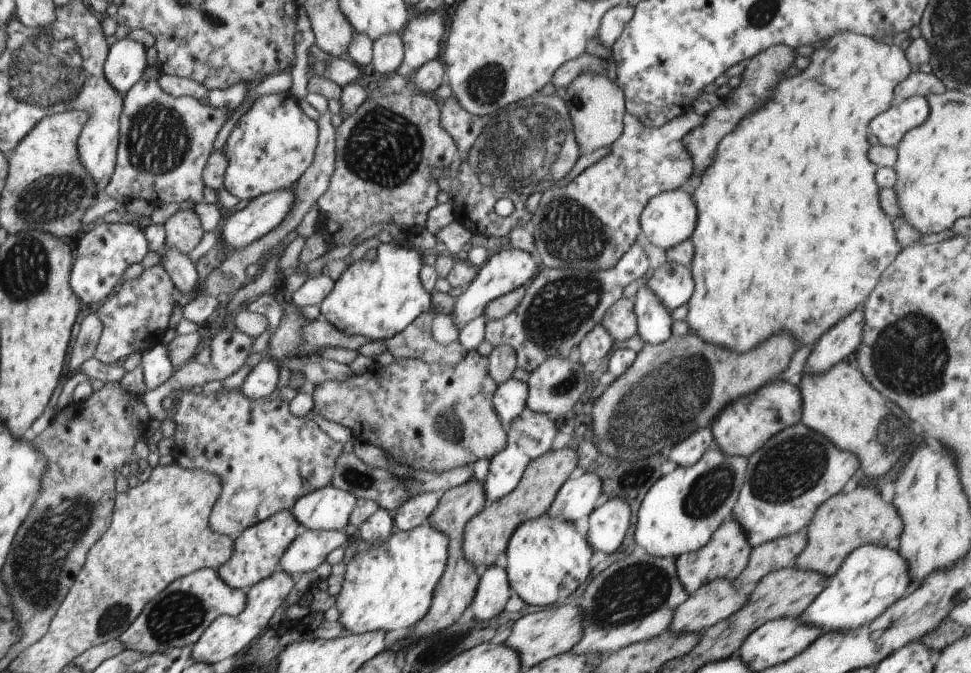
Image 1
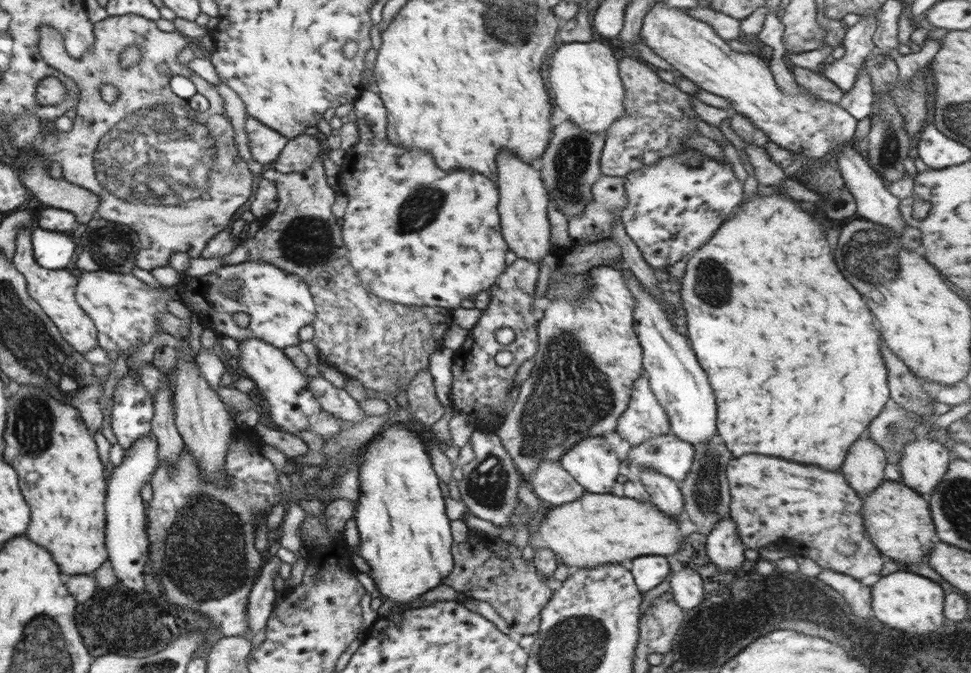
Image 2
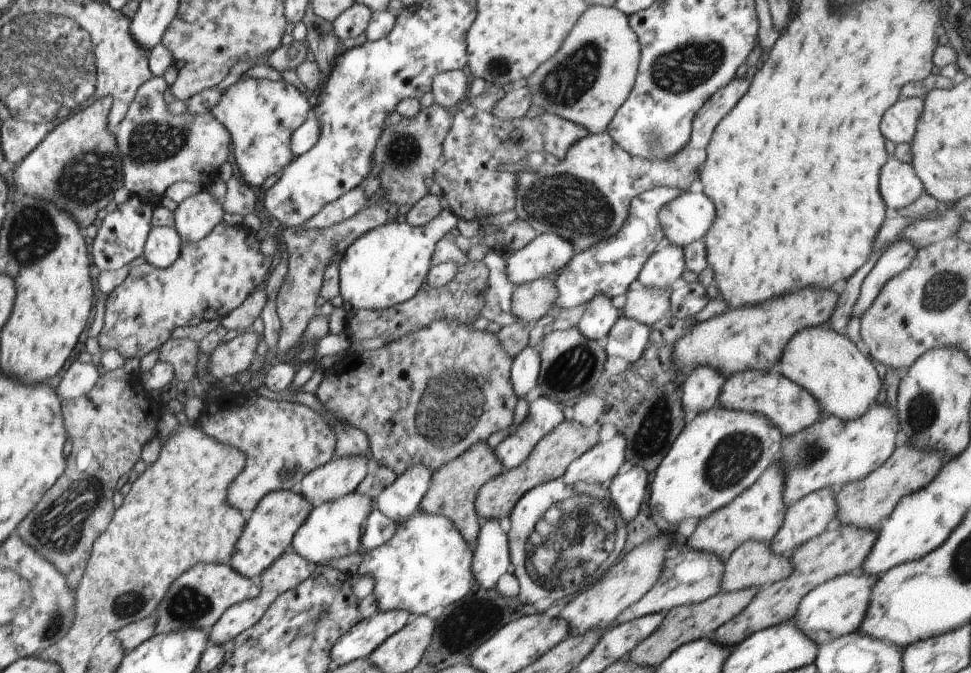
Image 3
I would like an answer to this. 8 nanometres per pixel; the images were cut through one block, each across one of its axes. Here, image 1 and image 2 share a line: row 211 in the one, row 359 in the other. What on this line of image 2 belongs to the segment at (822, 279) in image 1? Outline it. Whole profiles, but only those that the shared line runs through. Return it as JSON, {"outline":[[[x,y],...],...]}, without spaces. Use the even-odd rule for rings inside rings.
{"outline":[[[761,190],[754,193],[748,202],[740,204],[712,238],[689,256],[682,276],[680,298],[686,309],[686,335],[695,353],[699,366],[705,371],[718,404],[717,432],[732,457],[743,454],[763,454],[778,456],[784,460],[800,464],[816,464],[830,472],[840,471],[850,446],[858,441],[866,430],[890,402],[887,369],[881,354],[881,332],[872,324],[872,316],[862,296],[850,286],[850,282],[840,274],[834,264],[834,256],[826,242],[824,228],[808,216],[808,209],[800,201],[774,192],[764,196]]]}

